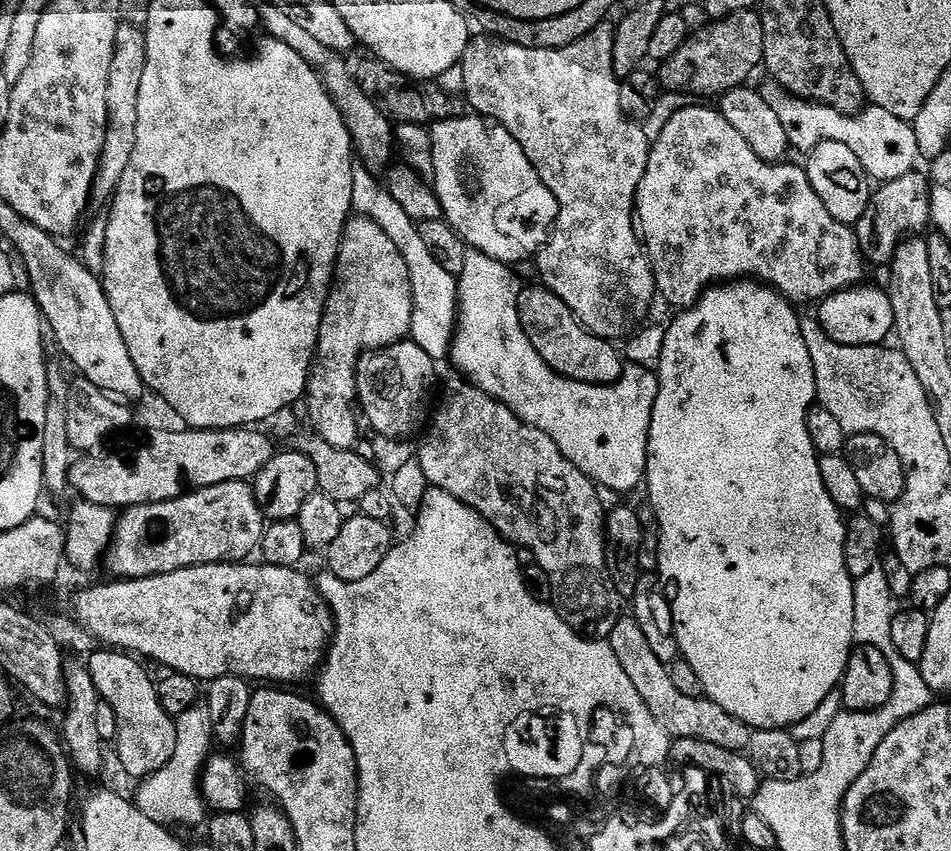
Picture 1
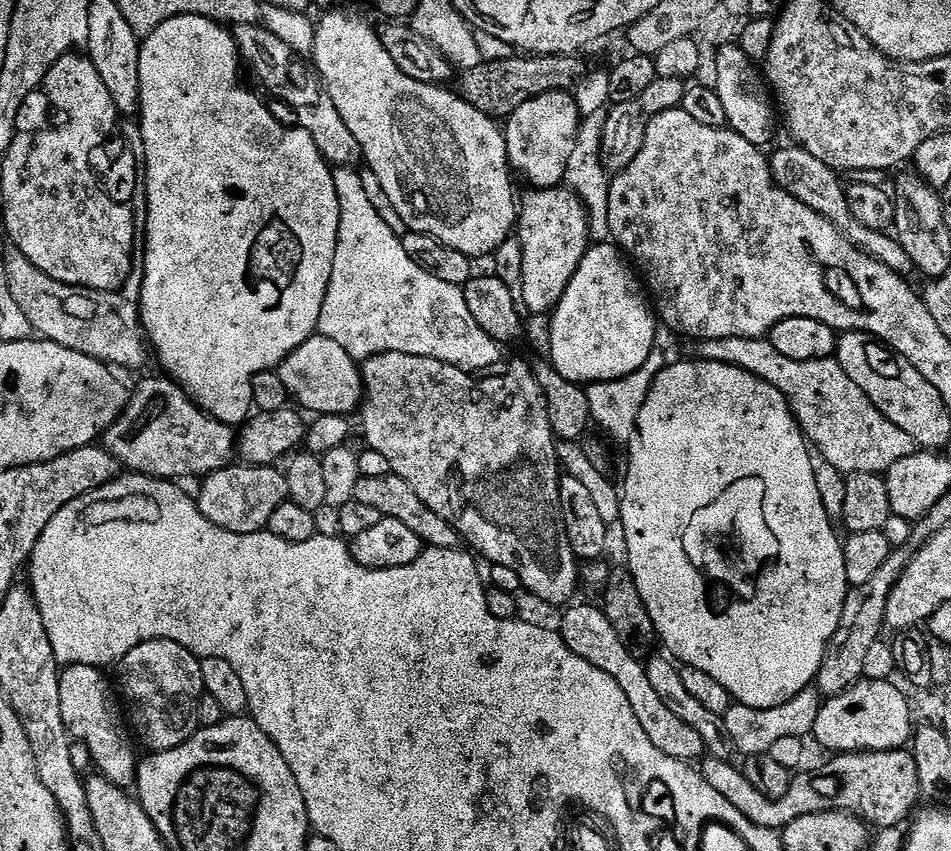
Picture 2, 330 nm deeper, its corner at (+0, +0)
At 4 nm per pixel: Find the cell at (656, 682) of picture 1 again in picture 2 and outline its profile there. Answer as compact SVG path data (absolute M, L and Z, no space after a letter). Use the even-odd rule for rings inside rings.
M575 604L567 609L569 612L561 618L558 625L558 631L566 646L574 650L578 658L586 658L590 666L598 666L598 670L606 670L606 674L610 674L610 678L614 678L614 682L622 686L622 694L626 694L626 699L634 710L634 718L642 722L642 730L646 730L646 738L650 738L650 742L658 746L662 754L689 762L696 762L696 759L699 761L706 752L702 734L698 734L694 726L682 722L682 718L678 718L678 714L673 714L670 706L666 706L666 702L662 702L662 698L654 694L654 686L650 686L647 667L642 663L641 657L635 656L622 642L622 638L618 638L618 633L614 630L614 626L610 626L610 618L606 618L603 607Z

